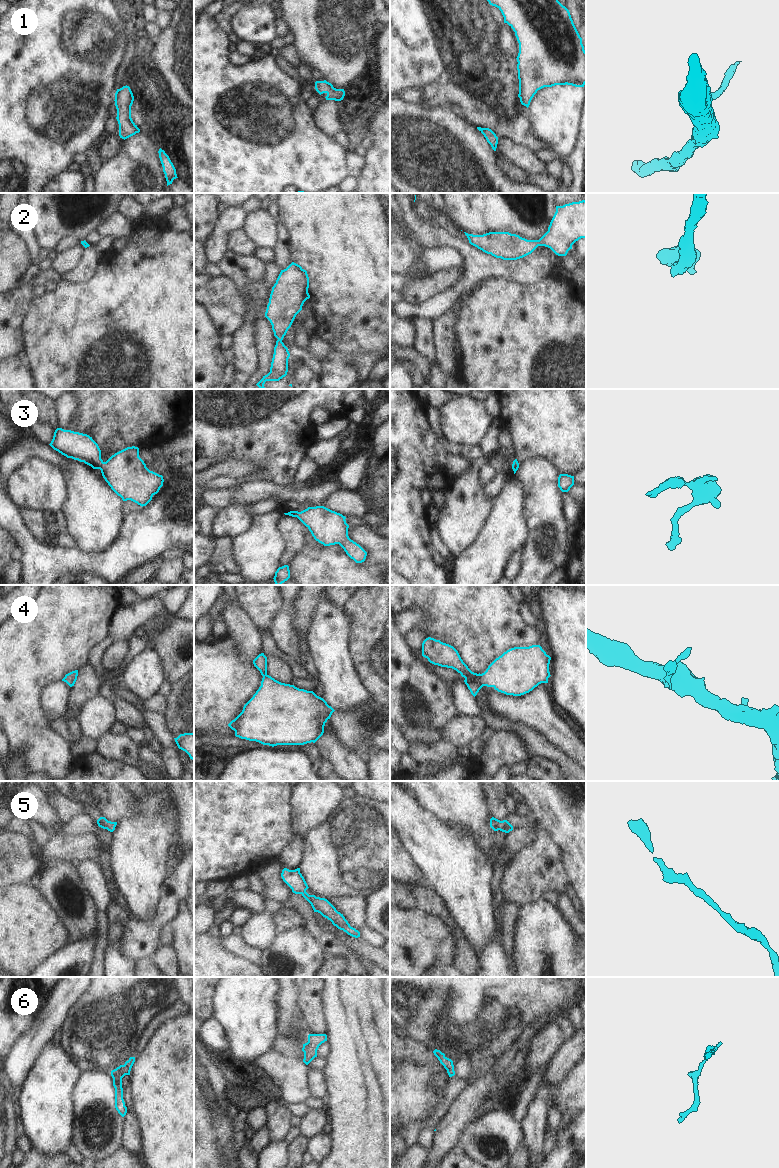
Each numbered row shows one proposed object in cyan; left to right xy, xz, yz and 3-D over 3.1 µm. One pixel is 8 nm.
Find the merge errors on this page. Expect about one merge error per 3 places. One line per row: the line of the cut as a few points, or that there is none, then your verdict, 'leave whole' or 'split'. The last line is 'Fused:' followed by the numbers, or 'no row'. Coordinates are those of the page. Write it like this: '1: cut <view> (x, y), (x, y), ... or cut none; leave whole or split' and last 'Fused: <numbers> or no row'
1: cut none; leave whole
2: cut none; leave whole
3: cut none; leave whole
4: cut none; leave whole
5: cut none; leave whole
6: cut none; leave whole
Fused: no row

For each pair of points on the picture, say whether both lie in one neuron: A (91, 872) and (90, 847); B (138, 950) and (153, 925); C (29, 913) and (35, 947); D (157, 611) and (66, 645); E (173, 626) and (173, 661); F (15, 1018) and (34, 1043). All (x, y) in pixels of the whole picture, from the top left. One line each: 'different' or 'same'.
A: different
B: same
C: same
D: different
E: same
F: different

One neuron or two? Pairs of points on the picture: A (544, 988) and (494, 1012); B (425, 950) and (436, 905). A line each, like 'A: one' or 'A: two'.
A: one
B: two

